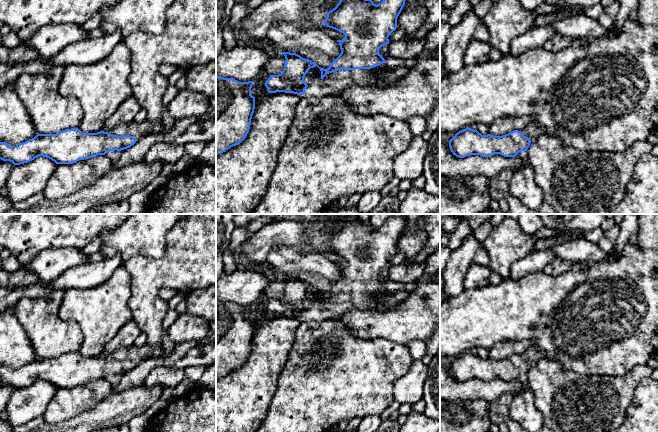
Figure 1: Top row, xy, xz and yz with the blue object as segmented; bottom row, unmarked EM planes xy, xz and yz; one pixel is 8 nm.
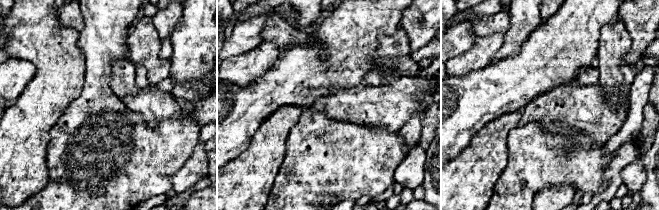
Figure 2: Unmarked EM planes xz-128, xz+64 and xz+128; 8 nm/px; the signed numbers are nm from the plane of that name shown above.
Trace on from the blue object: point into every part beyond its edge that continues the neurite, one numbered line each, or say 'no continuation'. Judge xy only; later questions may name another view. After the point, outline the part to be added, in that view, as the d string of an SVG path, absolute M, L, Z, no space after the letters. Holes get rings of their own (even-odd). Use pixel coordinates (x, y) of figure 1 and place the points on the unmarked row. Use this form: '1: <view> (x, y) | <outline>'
1: xy (137, 354) | M147 343L142 347L130 346L126 348L120 348L111 352L107 356L117 360L130 359L138 364L147 358L156 357L161 354L163 354L162 347L153 346Z

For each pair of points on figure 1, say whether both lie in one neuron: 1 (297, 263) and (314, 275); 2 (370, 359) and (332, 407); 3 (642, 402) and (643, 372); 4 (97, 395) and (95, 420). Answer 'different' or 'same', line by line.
1: same
2: same
3: different
4: different

